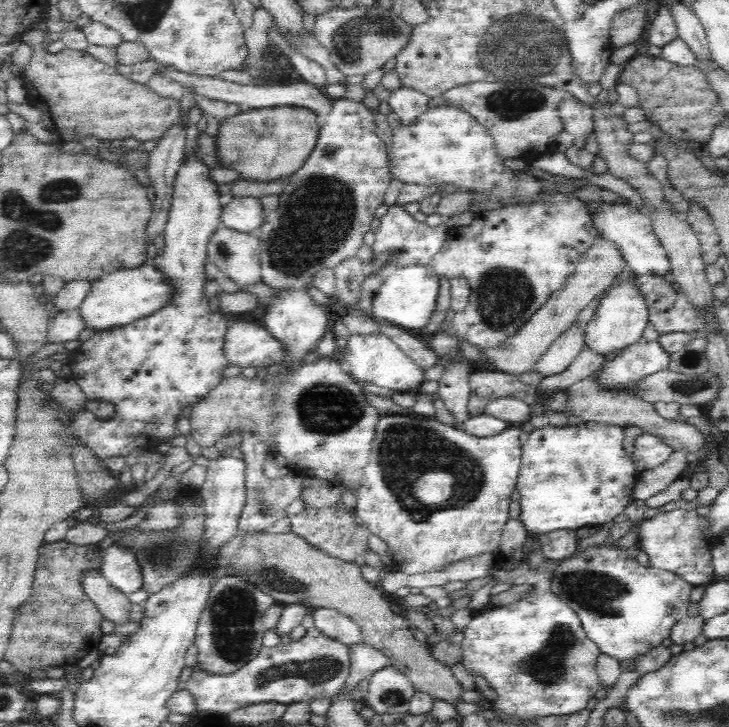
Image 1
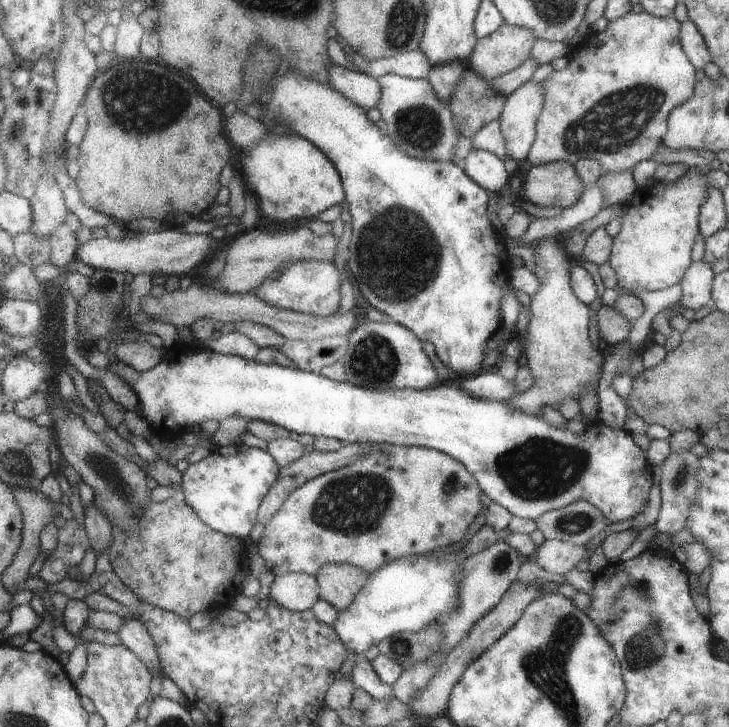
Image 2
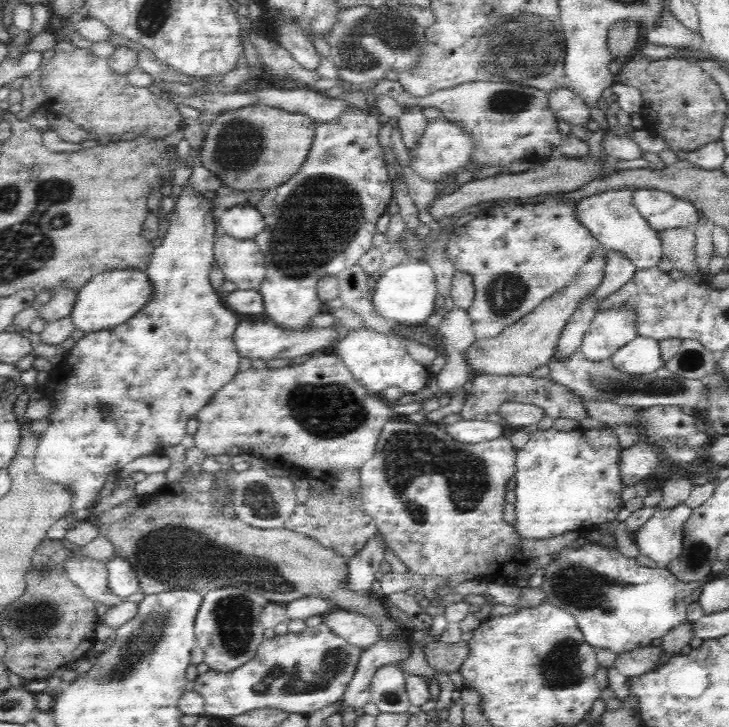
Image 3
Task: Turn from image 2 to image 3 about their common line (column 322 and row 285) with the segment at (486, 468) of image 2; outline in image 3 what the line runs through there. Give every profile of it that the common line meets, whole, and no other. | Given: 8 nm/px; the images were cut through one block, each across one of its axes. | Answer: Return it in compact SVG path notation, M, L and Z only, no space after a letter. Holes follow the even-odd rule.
M404 261L390 267L377 280L371 301L375 311L386 320L394 320L396 325L420 326L430 318L437 295L435 272L428 262Z

